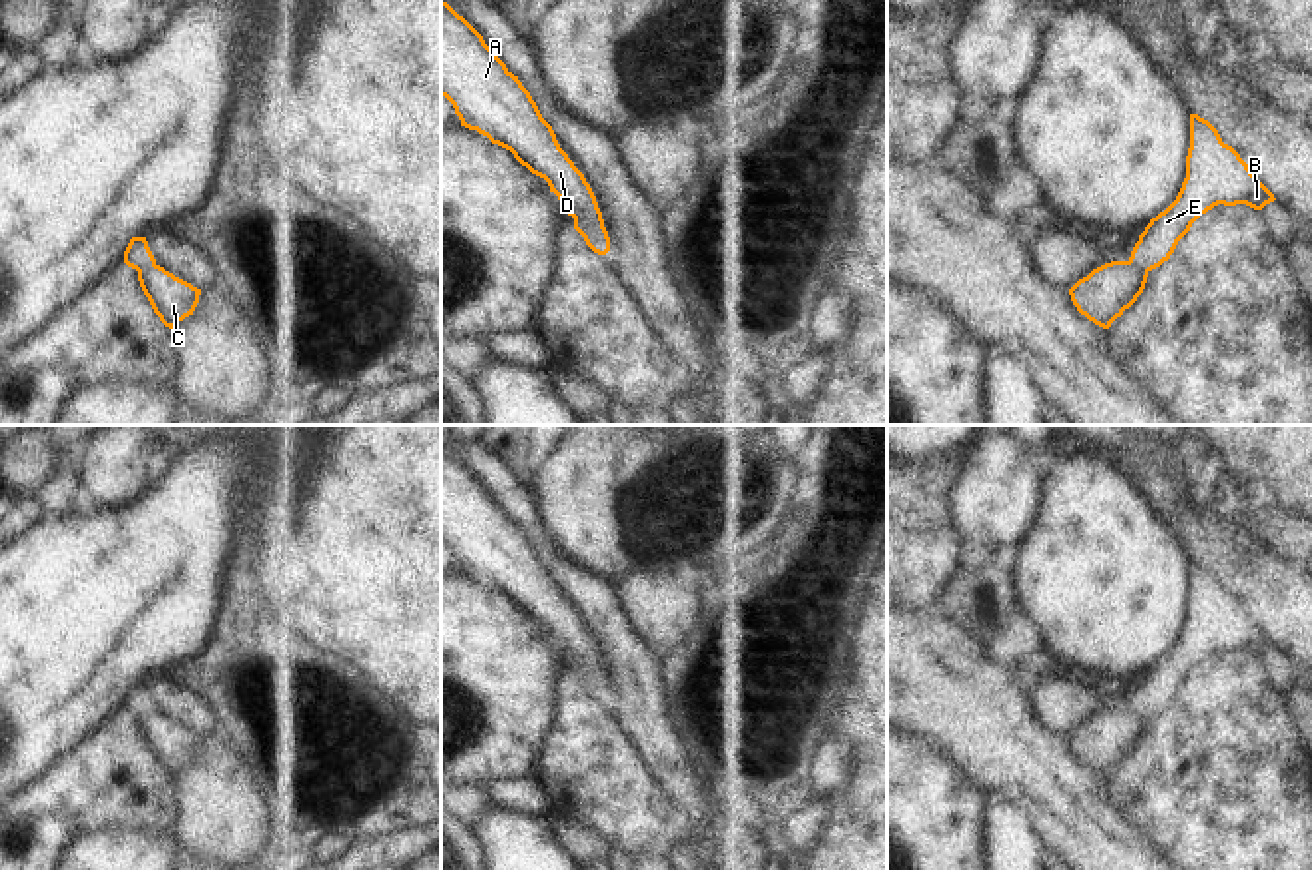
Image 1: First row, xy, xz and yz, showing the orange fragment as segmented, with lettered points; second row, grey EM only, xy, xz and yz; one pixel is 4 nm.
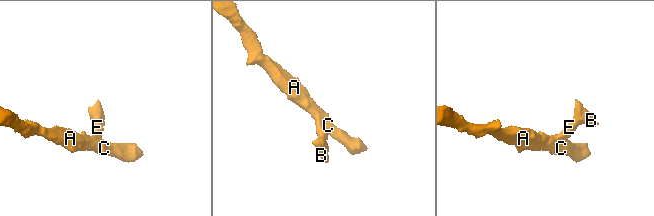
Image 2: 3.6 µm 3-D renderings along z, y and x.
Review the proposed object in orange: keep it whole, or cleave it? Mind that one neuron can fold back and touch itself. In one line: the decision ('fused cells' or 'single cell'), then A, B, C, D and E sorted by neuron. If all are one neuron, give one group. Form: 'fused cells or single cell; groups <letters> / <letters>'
single cell; groups A B C D E

